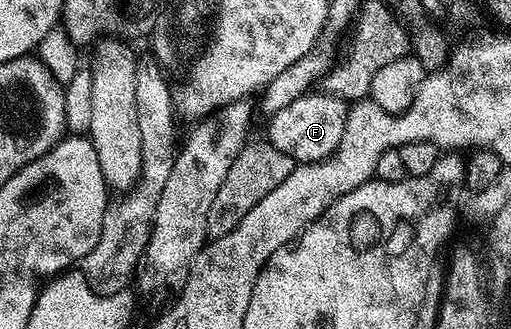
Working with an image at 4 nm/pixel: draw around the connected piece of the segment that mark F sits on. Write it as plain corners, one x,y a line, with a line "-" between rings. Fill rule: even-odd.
319,93
300,95
286,109
271,116
268,127
267,142
286,154
297,164
317,163
330,157
338,149
342,135
346,129
349,104
336,95

